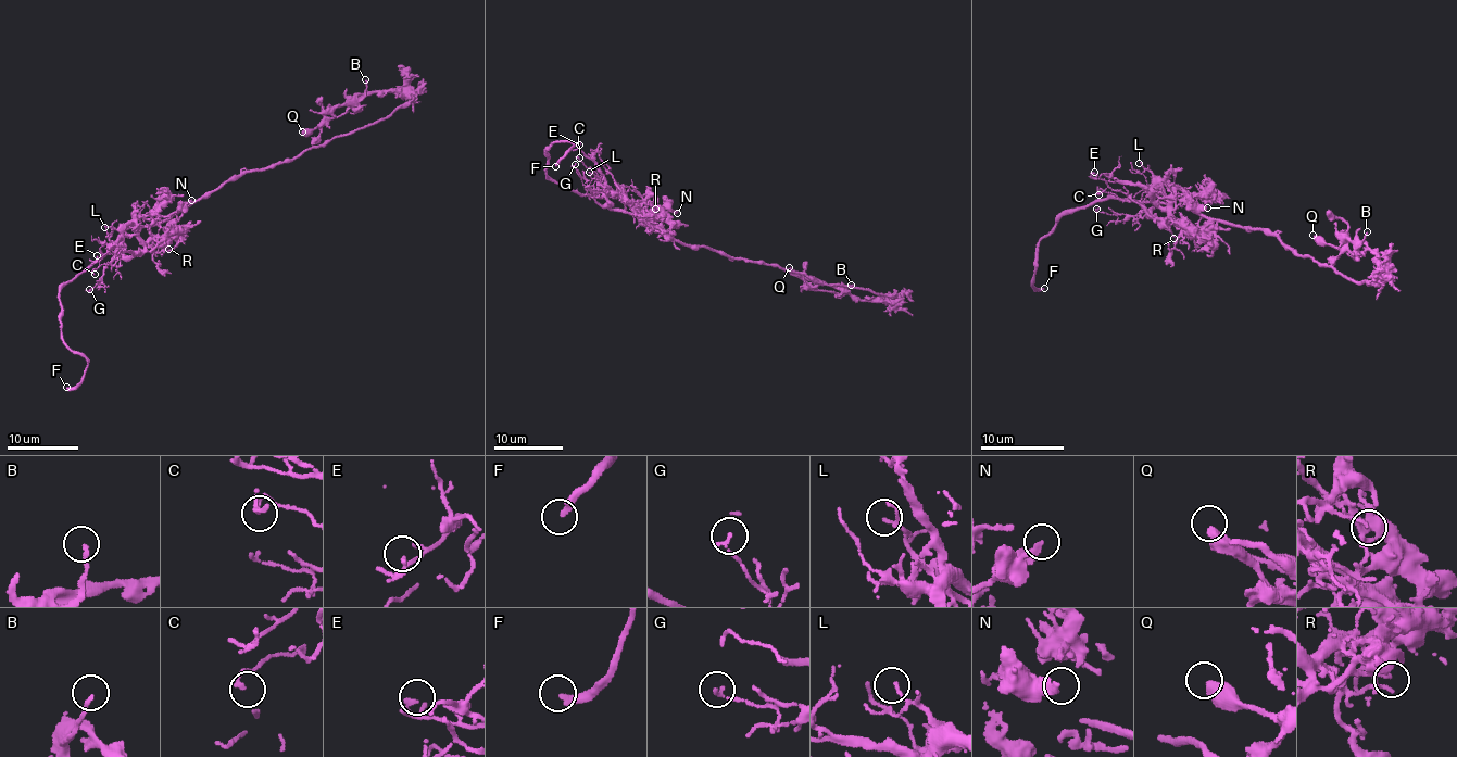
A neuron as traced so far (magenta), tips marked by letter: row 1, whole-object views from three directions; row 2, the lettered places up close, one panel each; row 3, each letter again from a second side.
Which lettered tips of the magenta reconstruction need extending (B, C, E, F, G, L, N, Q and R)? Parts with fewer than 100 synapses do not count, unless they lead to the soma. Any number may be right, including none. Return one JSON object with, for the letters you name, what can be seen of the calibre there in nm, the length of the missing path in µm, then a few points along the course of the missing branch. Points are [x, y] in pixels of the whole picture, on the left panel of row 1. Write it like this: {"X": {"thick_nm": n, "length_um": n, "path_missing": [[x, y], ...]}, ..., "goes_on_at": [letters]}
{"F": {"thick_nm": 280, "length_um": 20, "path_missing": [[66, 387], [57, 387], [48, 378], [47, 369], [12, 347], [10, 340], [4, 348]]}, "goes_on_at": ["F"]}

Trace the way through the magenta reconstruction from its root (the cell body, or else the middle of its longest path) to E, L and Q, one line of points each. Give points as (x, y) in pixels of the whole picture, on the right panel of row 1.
E: (1258, 226), (1241, 227), (1196, 212), (1187, 191), (1176, 187), (1094, 179), (1090, 176), (1094, 172)
L: (1258, 226), (1241, 227), (1196, 212), (1187, 190), (1155, 178), (1139, 163)
Q: (1258, 226), (1351, 282), (1378, 274), (1374, 252), (1354, 253), (1313, 235)

